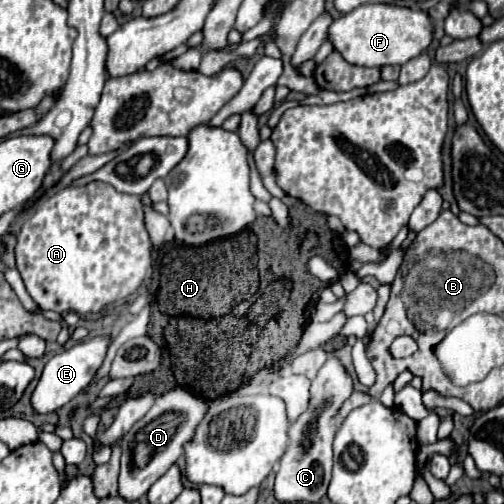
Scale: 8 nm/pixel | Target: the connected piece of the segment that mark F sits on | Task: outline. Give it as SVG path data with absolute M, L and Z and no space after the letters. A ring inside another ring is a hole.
M363 4L335 18L327 30L327 40L349 64L381 68L387 64L405 64L419 56L433 38L433 24L427 12L405 10L389 4Z

